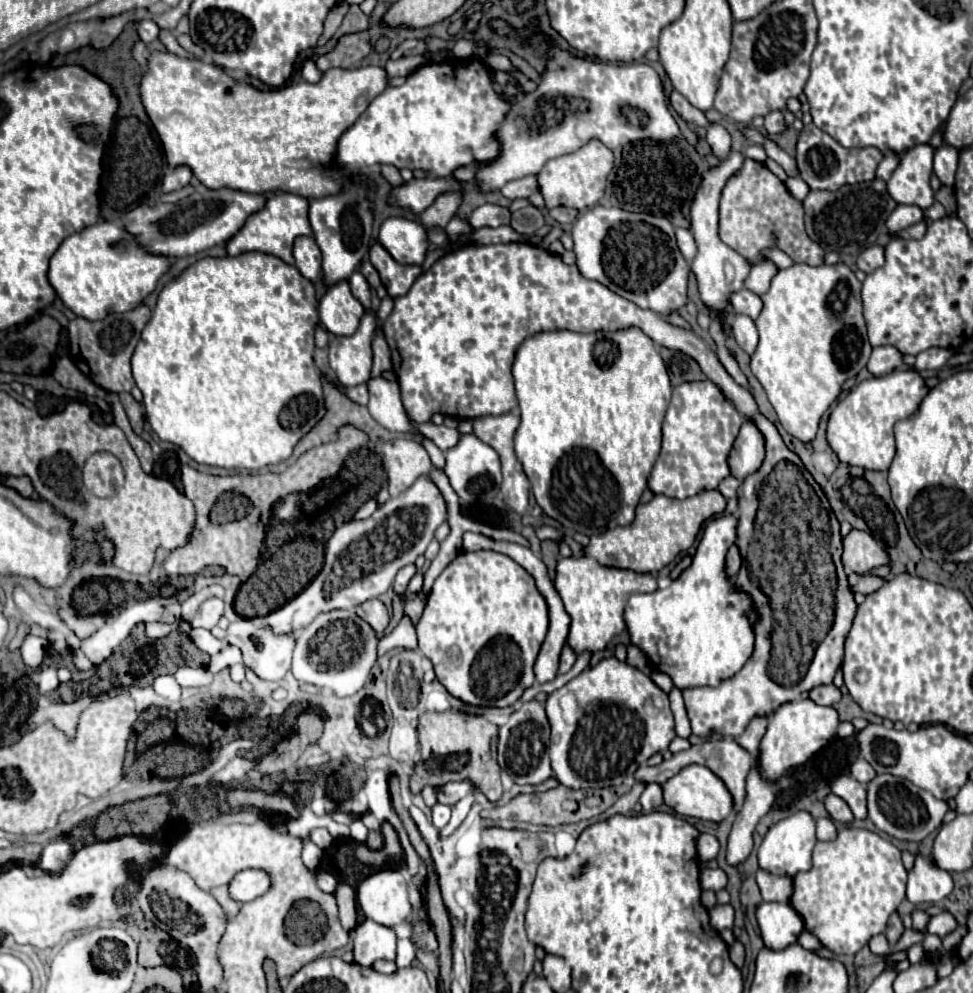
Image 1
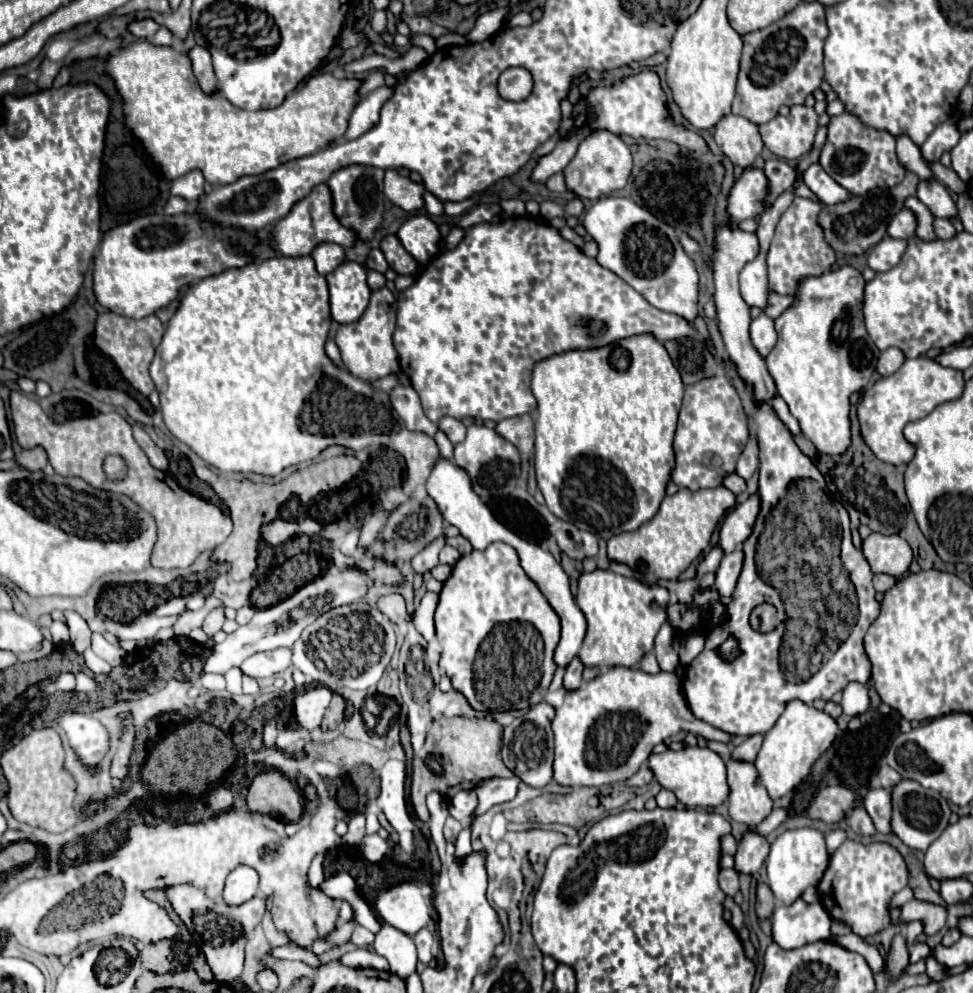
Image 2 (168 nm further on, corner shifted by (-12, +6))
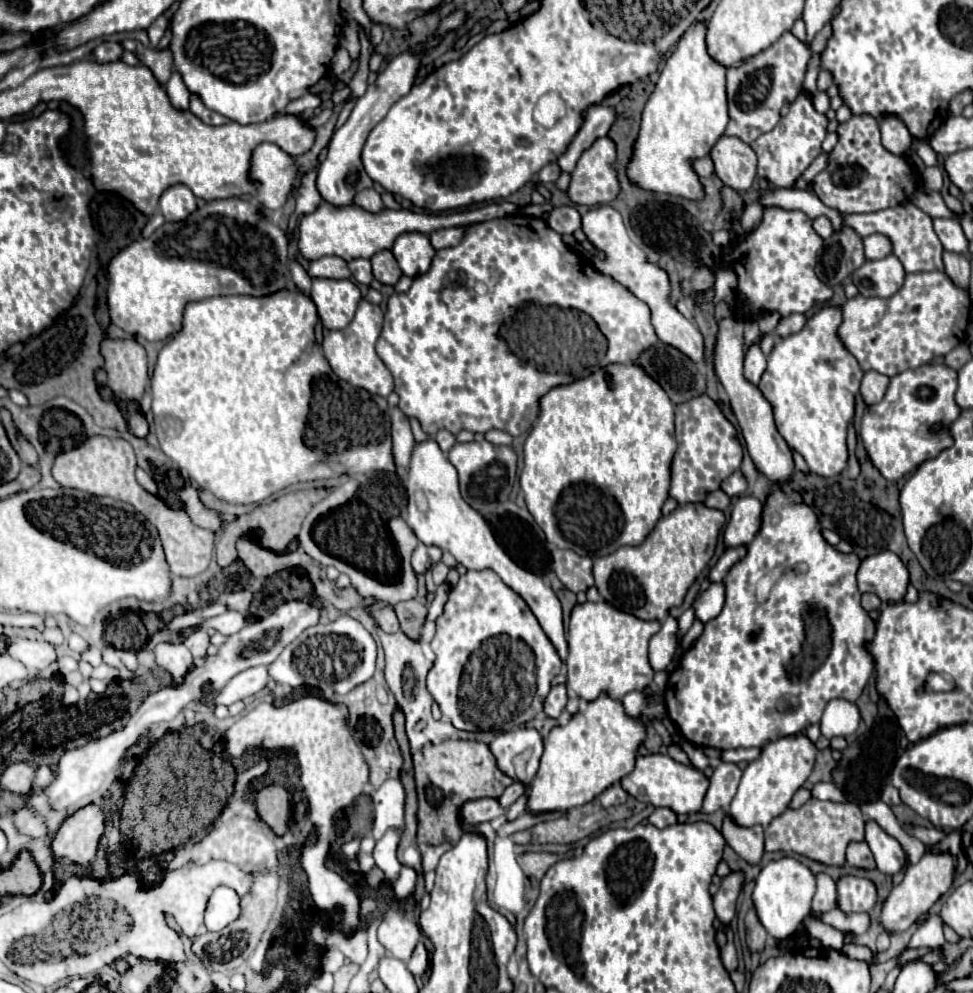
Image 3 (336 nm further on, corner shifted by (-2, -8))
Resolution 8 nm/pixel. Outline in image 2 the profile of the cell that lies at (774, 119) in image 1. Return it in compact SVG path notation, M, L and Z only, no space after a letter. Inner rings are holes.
M791 106L789 116L777 116L767 124L761 124L761 136L765 146L779 158L797 160L813 146L817 132L817 112L811 106Z

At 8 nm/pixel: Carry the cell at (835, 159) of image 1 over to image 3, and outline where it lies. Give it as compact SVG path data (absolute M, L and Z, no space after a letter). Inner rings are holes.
M851 116L847 122L839 124L837 136L839 136L839 142L829 152L827 168L821 170L815 176L815 180L811 182L813 192L819 196L819 200L825 206L835 208L839 212L879 212L879 210L885 210L885 208L891 208L891 206L897 206L897 204L905 202L919 188L919 182L915 186L915 174L913 174L911 166L907 164L907 160L903 156L889 154L883 148L881 134L879 134L879 124L877 124L875 118L869 118L869 116Z

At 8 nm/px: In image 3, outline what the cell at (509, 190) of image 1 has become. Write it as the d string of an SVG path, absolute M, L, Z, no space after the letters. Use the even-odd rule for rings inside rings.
M591 106L585 114L583 114L583 124L579 128L579 132L575 134L575 138L569 142L567 150L557 158L557 164L563 172L571 172L575 168L575 162L579 160L579 156L599 138L605 136L611 122L615 118L613 108L609 106Z

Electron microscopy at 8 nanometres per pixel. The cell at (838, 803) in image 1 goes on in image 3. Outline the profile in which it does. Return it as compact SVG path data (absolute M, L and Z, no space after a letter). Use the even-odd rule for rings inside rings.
M849 842L847 846L847 864L855 866L855 868L875 868L875 860L873 854L867 846L867 842Z

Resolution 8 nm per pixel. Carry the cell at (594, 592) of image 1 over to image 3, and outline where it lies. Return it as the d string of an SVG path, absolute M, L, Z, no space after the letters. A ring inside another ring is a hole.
M605 600L577 604L567 632L567 686L583 700L595 700L601 692L607 692L611 698L623 698L631 690L643 690L653 682L655 672L647 660L647 646L659 628L657 620L641 620Z

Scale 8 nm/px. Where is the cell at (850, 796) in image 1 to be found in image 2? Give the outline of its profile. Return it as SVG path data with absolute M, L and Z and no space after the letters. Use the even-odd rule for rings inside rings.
M871 788L865 794L865 810L869 812L877 832L891 832L891 792L883 788Z

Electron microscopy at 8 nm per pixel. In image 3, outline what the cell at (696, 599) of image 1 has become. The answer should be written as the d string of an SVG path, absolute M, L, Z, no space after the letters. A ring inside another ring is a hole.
M741 496L735 500L731 520L723 532L725 546L749 546L761 526L761 506L763 504L753 496Z

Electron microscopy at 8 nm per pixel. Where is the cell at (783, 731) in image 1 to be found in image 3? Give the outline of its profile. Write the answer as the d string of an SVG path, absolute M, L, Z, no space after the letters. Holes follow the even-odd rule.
M803 732L793 736L779 736L775 740L765 742L761 746L759 758L749 762L747 768L743 770L741 784L729 806L729 814L735 818L735 822L741 826L755 826L755 824L761 824L763 828L769 826L773 818L777 818L787 810L793 794L811 776L817 754L819 750L815 742L811 742Z

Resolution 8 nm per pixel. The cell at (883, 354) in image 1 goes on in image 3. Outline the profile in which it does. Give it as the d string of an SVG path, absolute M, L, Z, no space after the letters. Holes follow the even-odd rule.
M875 370L865 372L865 376L861 380L861 396L863 396L865 404L877 404L885 394L887 384L889 384L889 376L879 374Z

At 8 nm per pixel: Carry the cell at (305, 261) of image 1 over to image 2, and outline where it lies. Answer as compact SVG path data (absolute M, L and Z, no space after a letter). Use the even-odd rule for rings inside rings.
M323 242L323 244L319 244L319 246L313 250L311 256L313 256L313 260L315 260L317 272L325 276L325 274L333 272L339 264L345 262L345 248L339 246L339 244Z

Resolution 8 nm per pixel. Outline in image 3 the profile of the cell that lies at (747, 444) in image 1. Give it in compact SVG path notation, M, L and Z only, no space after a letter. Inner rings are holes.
M735 470L735 472L733 472L729 478L725 478L725 482L721 484L721 490L723 490L725 494L729 494L731 498L743 494L745 488L747 488L747 480L745 480L745 476L743 476L741 470Z

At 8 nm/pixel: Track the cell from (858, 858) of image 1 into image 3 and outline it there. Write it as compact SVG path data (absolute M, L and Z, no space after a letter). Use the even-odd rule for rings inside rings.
M841 876L837 880L837 906L845 914L869 912L877 904L877 886L869 878Z

